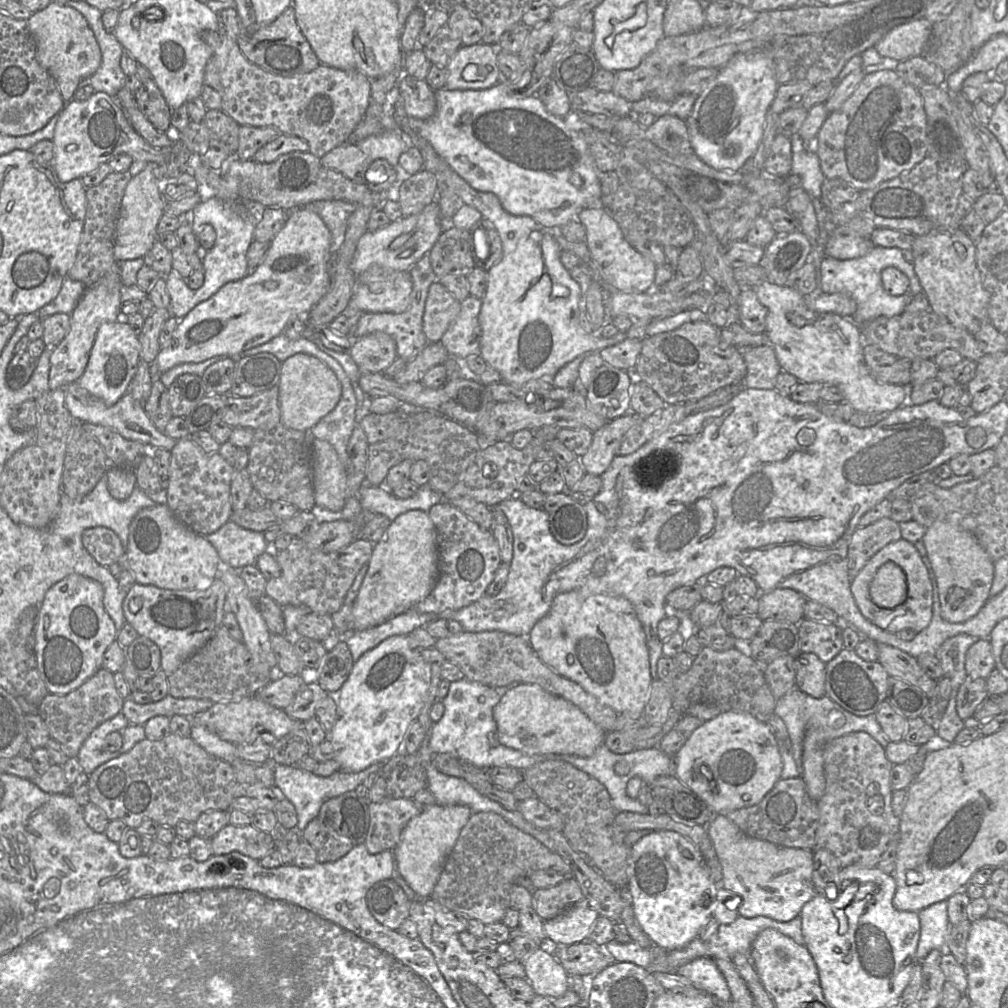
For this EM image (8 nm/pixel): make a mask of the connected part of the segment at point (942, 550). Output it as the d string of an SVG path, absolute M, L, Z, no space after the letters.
M946 520L927 527L922 541L935 576L942 618L950 623L971 619L990 598L994 561L971 532Z

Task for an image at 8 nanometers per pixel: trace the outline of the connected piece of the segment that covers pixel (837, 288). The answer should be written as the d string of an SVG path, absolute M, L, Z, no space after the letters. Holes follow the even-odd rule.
M874 245L866 255L848 260L825 257L819 267L819 276L822 292L826 294L843 293L855 300L857 308L849 319L860 327L879 316L892 317L903 313L913 295L923 292L912 261L907 259L902 250L895 247ZM890 266L899 269L909 278L909 290L904 295L892 296L883 287L881 272Z

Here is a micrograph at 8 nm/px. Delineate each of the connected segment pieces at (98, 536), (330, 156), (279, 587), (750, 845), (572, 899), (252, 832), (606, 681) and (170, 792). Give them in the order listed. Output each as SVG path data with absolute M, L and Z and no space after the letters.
M109 528L86 529L82 534L82 544L93 559L103 567L117 567L124 562L124 547L117 534Z
M349 142L326 153L320 161L326 168L336 170L358 184L365 183L366 172L372 163L357 144Z
M294 537L286 549L274 554L281 575L267 580L265 595L281 607L305 605L314 613L332 615L342 606L362 566L368 563L373 547L373 543L358 538L338 551L323 553L308 549L300 538Z
M715 814L706 826L722 865L722 888L741 896L739 916L765 916L779 922L800 915L803 906L816 895L812 883L814 850L777 846L746 835L724 814Z
M568 876L557 885L535 889L534 909L544 920L551 920L584 898L578 882Z
M228 823L210 841L213 855L236 851L257 861L275 849L274 834L260 831L251 824L234 826Z
M579 591L559 593L549 612L534 625L527 641L541 661L581 685L602 704L618 714L627 712L634 718L642 718L653 679L645 633L633 605L626 598L611 594L587 596Z
M170 733L158 740L145 738L129 751L94 770L89 775L89 801L100 808L109 821L121 820L128 828L136 829L145 820L174 827L182 820L194 822L202 813L210 810L229 811L237 784L234 768L230 763L210 755L190 736Z

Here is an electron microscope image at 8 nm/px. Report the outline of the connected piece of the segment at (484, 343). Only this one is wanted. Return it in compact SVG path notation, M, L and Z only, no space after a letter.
M448 164L450 170L450 185L455 190L455 192L459 195L461 199L461 204L464 203L465 205L471 206L477 209L483 217L483 220L487 220L493 224L502 241L502 256L493 265L487 272L488 272L488 281L487 281L487 289L485 295L481 298L482 299L482 307L480 311L479 321L481 326L481 344L480 344L480 354L483 359L486 361L487 364L492 366L496 369L501 377L502 382L512 384L512 385L524 385L528 381L532 379L539 379L539 378L552 378L562 367L567 365L569 362L573 361L580 355L588 355L590 353L597 353L601 349L617 344L627 338L639 338L643 340L646 336L646 329L647 327L663 318L639 318L633 325L625 332L619 331L616 335L605 338L603 336L592 336L587 335L583 332L579 324L579 302L582 296L581 287L579 283L577 283L571 276L569 270L567 270L561 262L560 253L562 251L561 247L559 246L558 242L556 241L553 231L558 229L546 229L539 225L533 218L530 216L516 216L508 213L504 210L501 205L500 200L498 197L489 192L481 192L472 188L463 178L461 178Z

